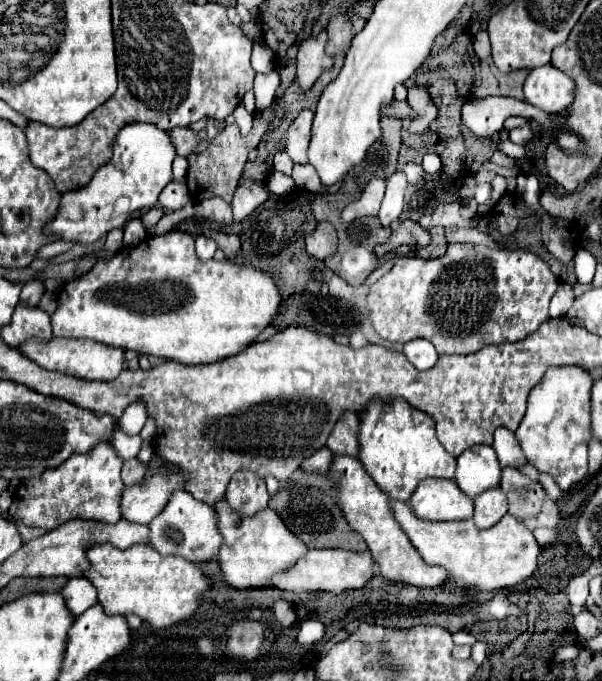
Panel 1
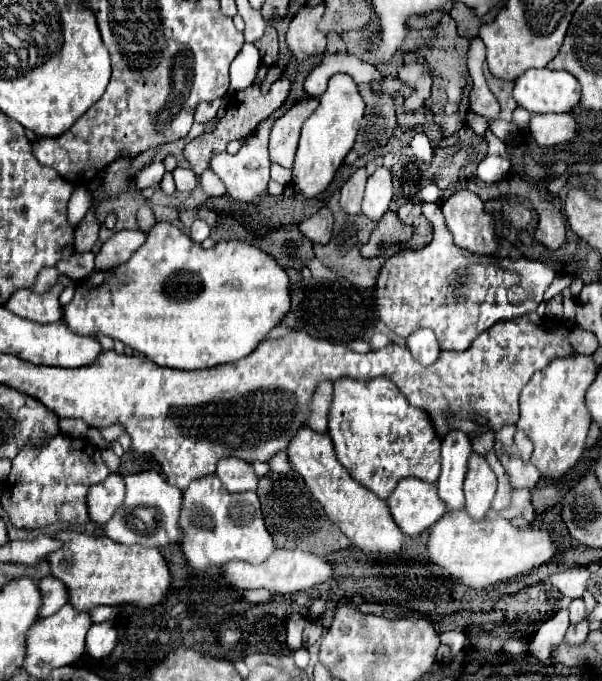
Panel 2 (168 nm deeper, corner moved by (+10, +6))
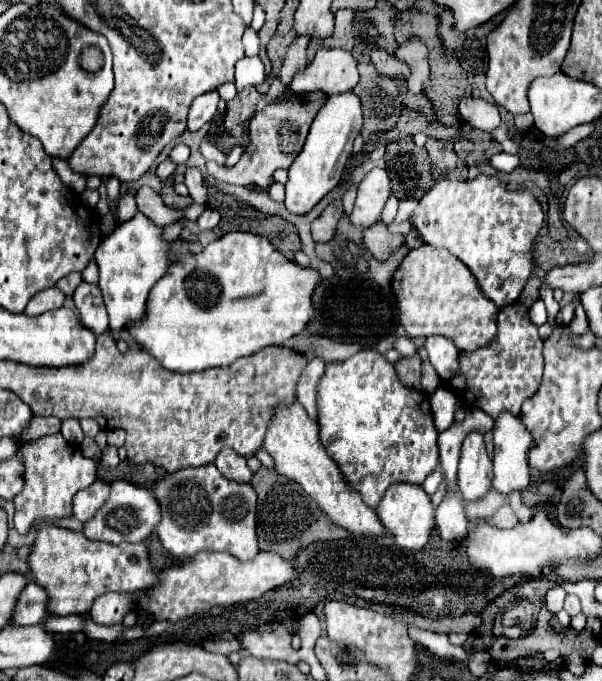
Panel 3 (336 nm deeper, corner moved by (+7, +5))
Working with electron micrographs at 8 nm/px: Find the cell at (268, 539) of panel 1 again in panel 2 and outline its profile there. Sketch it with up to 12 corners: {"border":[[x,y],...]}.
{"border":[[216,474],[182,490],[180,548],[194,570],[276,550],[256,492]]}

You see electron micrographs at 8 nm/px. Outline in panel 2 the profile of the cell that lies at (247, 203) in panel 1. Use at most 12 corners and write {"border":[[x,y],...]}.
{"border":[[294,104],[280,106],[250,132],[236,154],[220,152],[210,168],[228,194],[250,202],[270,180],[268,136]]}

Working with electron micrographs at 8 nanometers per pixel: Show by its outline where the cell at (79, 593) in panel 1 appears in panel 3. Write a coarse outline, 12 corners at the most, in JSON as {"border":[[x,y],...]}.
{"border":[[29,581],[13,625],[37,625],[51,613],[45,587]]}

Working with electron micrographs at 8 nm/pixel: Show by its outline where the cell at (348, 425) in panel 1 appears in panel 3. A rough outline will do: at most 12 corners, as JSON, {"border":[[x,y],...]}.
{"border":[[313,357],[297,383],[297,399],[317,421],[317,385],[327,363]]}

